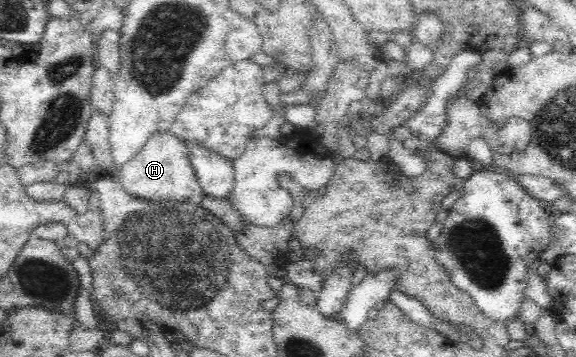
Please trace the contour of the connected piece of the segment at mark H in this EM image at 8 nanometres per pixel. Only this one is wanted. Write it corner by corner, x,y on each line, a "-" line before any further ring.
159,130
149,136
143,148
119,167
119,182
129,194
154,203
197,199
201,197
202,190
191,164
188,144
170,130

